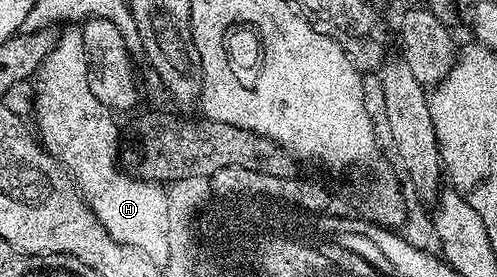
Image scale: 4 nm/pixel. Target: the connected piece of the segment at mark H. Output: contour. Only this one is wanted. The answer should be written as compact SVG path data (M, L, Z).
M79 32L69 37L61 36L54 51L42 63L34 78L34 117L39 140L48 154L65 169L76 184L80 197L88 205L88 210L106 227L106 231L118 243L132 245L145 251L152 241L164 241L164 191L165 186L155 181L142 181L122 171L118 158L122 148L122 129L116 126L113 110L107 109L98 99L94 99L94 91L90 91L88 78L88 56Z

